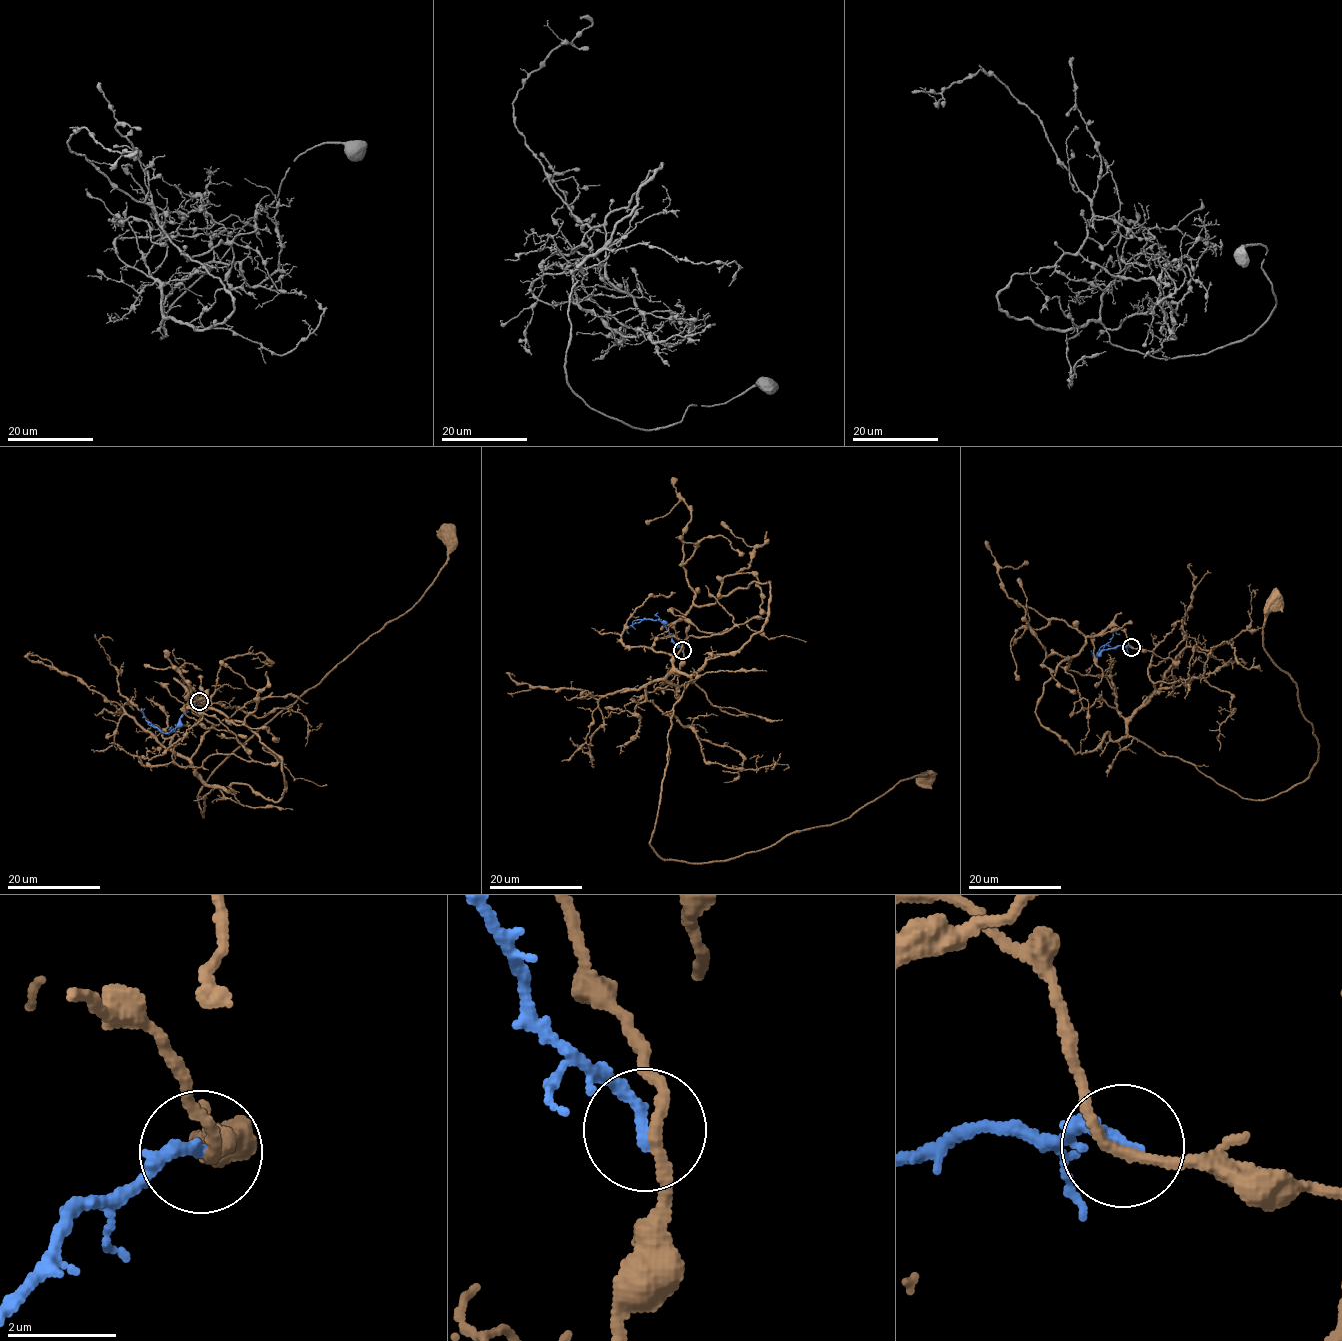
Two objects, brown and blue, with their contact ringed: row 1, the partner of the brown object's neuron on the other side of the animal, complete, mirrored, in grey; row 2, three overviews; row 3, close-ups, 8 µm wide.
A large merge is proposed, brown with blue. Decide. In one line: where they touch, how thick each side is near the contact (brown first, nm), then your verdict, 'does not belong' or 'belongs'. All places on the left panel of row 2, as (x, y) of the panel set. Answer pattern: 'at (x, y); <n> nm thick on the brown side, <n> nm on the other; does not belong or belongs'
at (199, 701); 190 nm thick on the brown side, 240 nm on the other; does not belong

